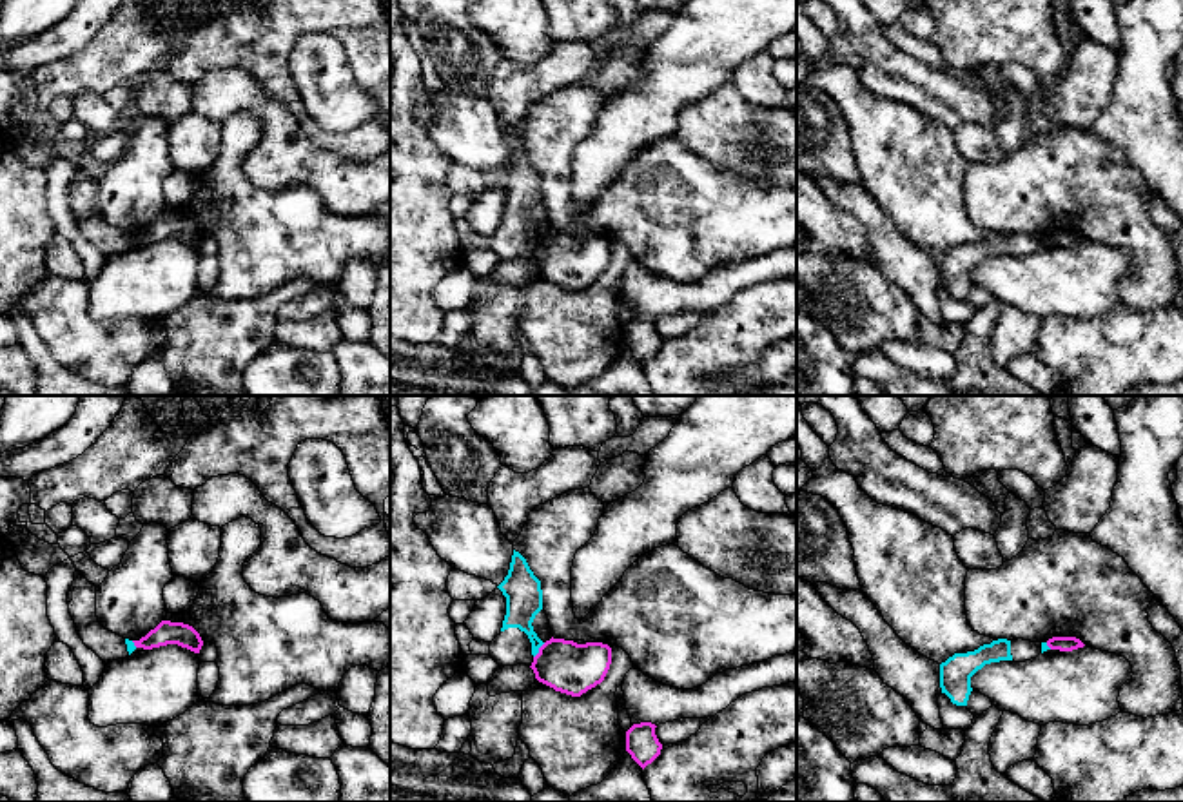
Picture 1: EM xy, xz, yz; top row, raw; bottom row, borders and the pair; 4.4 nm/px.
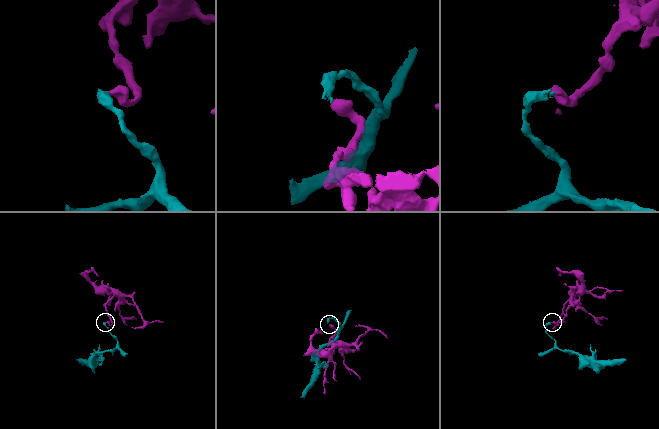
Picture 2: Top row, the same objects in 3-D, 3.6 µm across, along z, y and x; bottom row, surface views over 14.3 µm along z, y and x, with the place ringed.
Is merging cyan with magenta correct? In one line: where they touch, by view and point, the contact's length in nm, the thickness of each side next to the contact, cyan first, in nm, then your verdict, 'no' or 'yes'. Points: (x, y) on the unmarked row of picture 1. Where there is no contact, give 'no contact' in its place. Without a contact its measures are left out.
contact xz (537, 244); length 90 nm; calibres 160 and 220 nm; no

